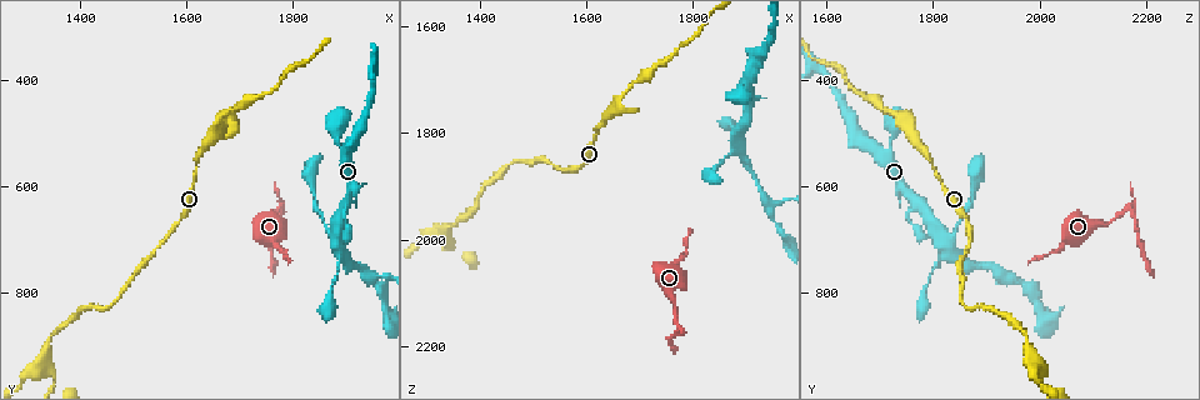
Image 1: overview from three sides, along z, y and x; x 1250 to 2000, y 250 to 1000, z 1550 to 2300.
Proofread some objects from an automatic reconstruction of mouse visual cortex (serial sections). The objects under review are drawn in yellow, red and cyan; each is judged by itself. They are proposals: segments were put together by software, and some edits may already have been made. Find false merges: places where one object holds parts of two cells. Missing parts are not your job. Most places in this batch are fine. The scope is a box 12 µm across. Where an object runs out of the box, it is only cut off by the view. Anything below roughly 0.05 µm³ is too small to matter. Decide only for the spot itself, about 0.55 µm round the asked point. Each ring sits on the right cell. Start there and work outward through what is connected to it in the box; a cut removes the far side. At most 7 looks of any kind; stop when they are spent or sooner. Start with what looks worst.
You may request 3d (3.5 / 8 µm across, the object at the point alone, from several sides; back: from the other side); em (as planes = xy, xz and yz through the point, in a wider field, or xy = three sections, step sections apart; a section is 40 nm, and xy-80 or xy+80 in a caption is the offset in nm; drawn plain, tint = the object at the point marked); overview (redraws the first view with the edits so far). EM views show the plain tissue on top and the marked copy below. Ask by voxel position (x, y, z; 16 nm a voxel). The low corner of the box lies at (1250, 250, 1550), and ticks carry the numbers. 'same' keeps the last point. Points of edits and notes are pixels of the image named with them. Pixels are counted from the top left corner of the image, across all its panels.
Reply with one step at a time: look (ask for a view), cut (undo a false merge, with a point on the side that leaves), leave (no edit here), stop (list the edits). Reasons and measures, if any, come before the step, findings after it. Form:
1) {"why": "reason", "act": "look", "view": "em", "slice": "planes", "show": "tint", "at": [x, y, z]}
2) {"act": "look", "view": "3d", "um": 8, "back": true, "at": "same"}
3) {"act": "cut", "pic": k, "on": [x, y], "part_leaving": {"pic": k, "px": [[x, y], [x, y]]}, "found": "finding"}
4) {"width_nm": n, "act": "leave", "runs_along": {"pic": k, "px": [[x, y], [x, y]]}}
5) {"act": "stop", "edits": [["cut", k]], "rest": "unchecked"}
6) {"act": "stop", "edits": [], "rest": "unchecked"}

{"why": "abrupt turn", "act": "look", "view": "3d", "um": 3.5, "at": [1775, 645, 2170]}

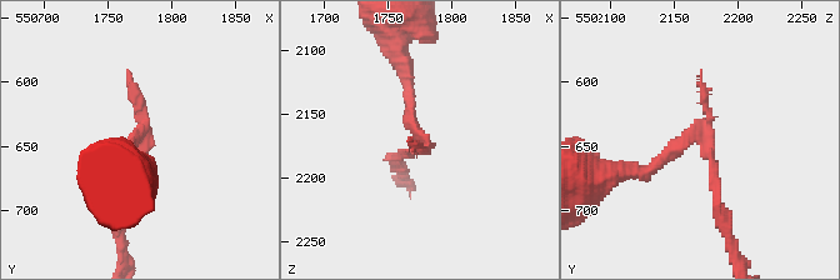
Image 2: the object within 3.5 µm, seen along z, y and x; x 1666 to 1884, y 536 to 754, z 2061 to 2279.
{"why": "now the EM", "act": "look", "view": "em", "slice": "planes", "show": "tint", "at": [1776, 642, 2172]}

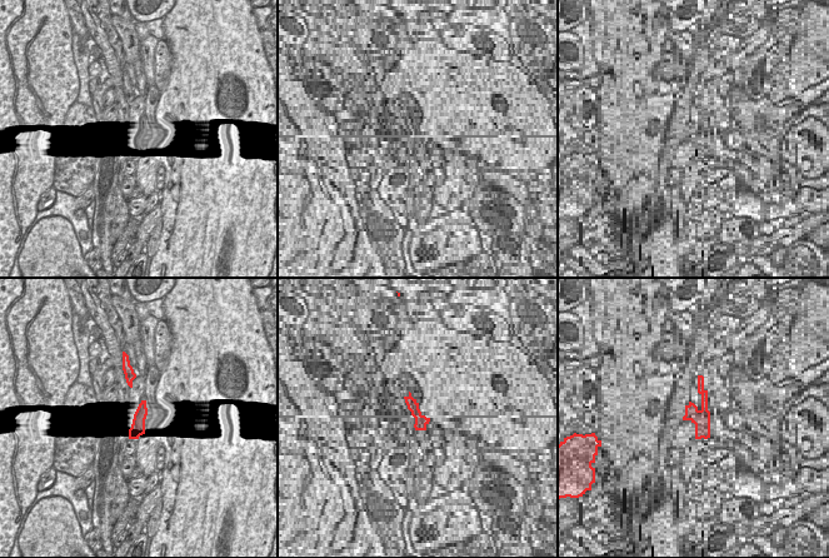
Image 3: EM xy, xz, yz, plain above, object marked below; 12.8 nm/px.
{"act": "cut", "pic": 2, "on": [714, 181], "part_leaving": {"pic": 2, "px": [[704, 139], [733, 250]]}, "found": "two cells meet here"}

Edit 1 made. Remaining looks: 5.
{"why": "branch point", "act": "look", "view": "3d", "um": 3.5, "at": [1335, 930, 1995]}

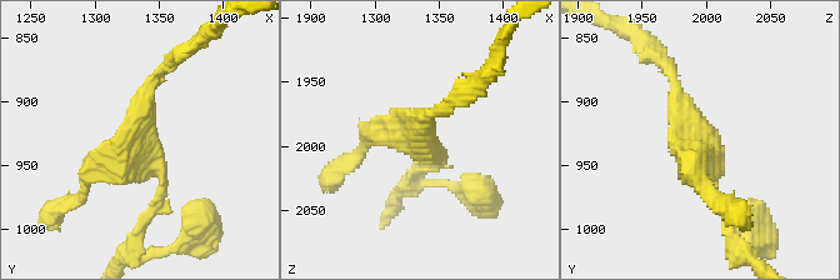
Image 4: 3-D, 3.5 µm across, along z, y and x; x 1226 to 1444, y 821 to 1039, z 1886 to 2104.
{"arms": 3, "arm_widths_nm": [100, 150, 250], "why": "need the tissue", "act": "look", "view": "em", "slice": "planes", "show": "tint", "at": [1332, 928, 1992]}

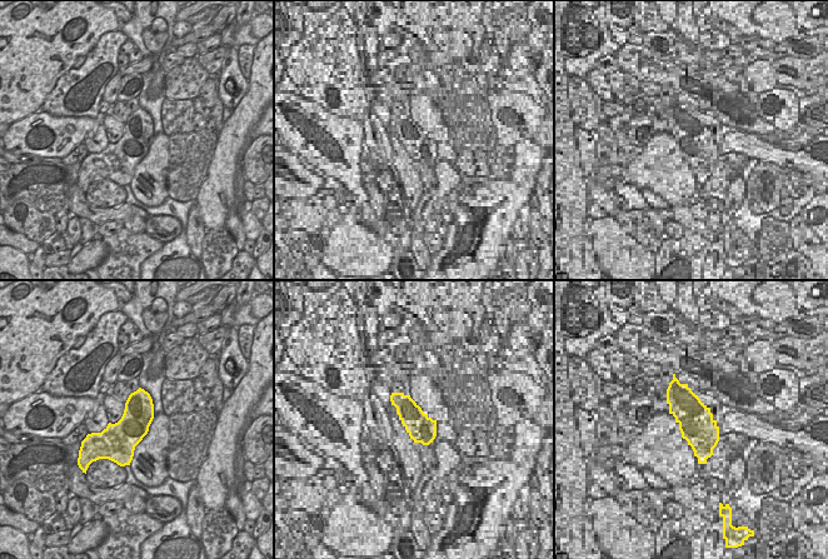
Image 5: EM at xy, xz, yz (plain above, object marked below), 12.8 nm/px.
{"act": "leave", "runs_along": {"pic": 4, "px": [[163, 70], [136, 139], [83, 193]]}, "found": "continuous, no second cell"}

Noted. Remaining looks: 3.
{"why": "a narrow waist", "act": "look", "view": "3d", "um": 3.5, "at": [1695, 450, 1705]}

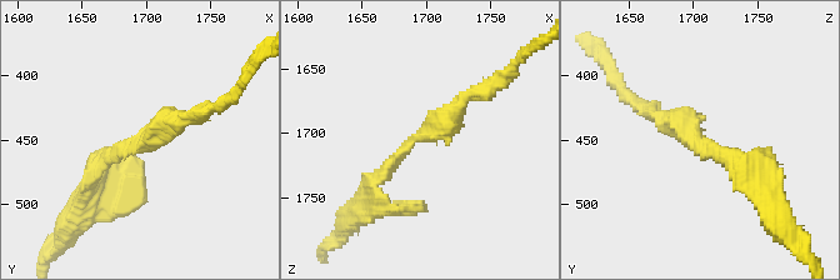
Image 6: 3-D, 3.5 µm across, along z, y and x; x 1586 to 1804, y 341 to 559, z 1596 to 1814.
{"arm_widths_nm": [200, 250], "why": "now the EM", "act": "look", "view": "em", "slice": "xy", "step": 1, "show": "tint", "at": [1690, 458, 1706]}

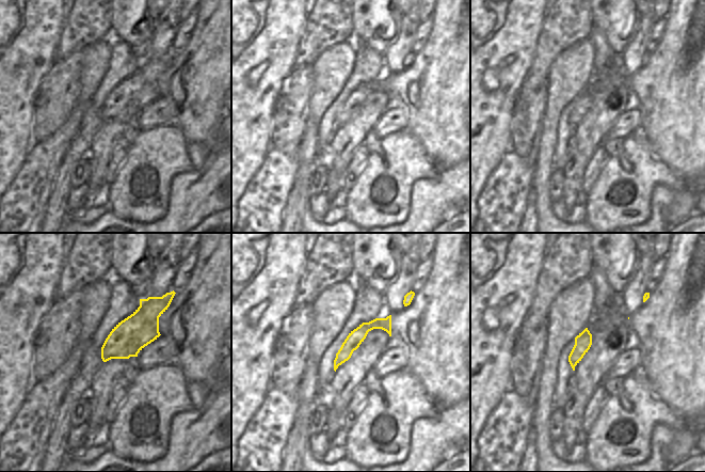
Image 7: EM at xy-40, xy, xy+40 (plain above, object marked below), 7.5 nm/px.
{"act": "leave", "runs_along": {"pic": 7, "px": [[388, 319], [368, 326], [336, 364]]}, "found": "one cell here"}

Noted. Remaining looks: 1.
{"act": "stop", "edits": [["cut", 2]], "rest": "unchecked"}

